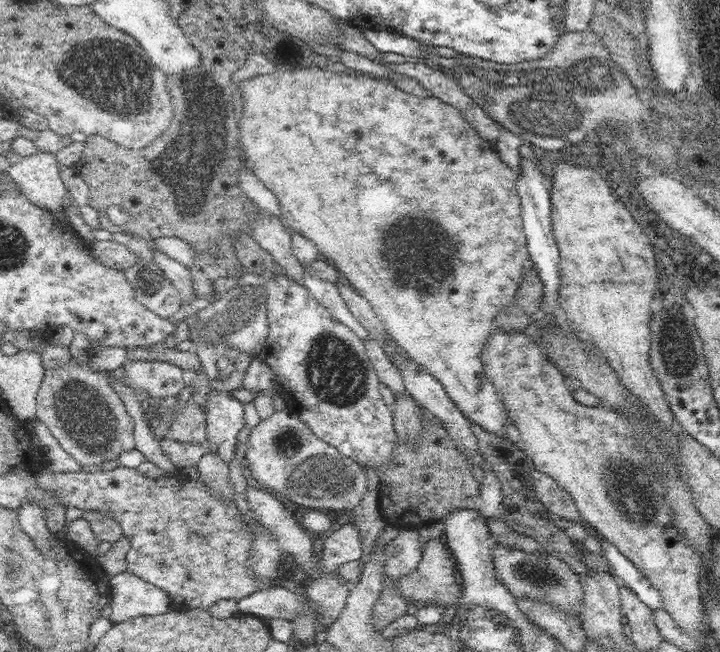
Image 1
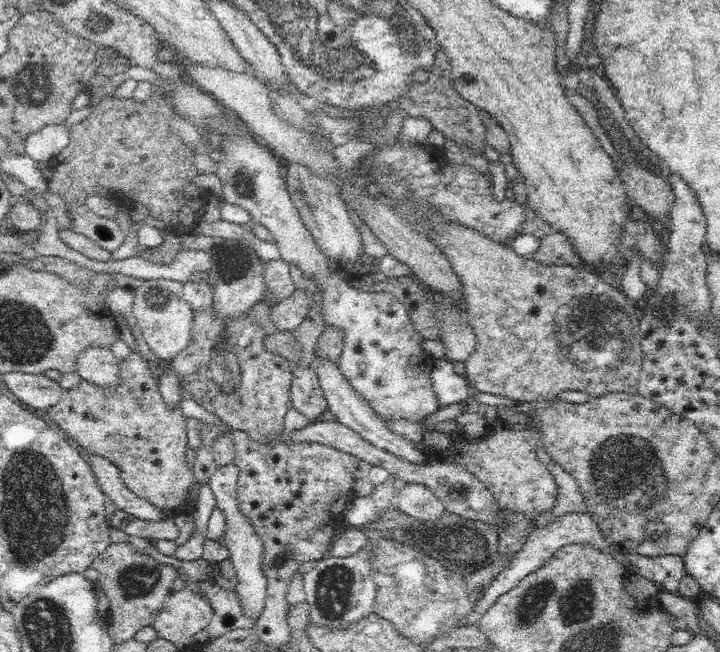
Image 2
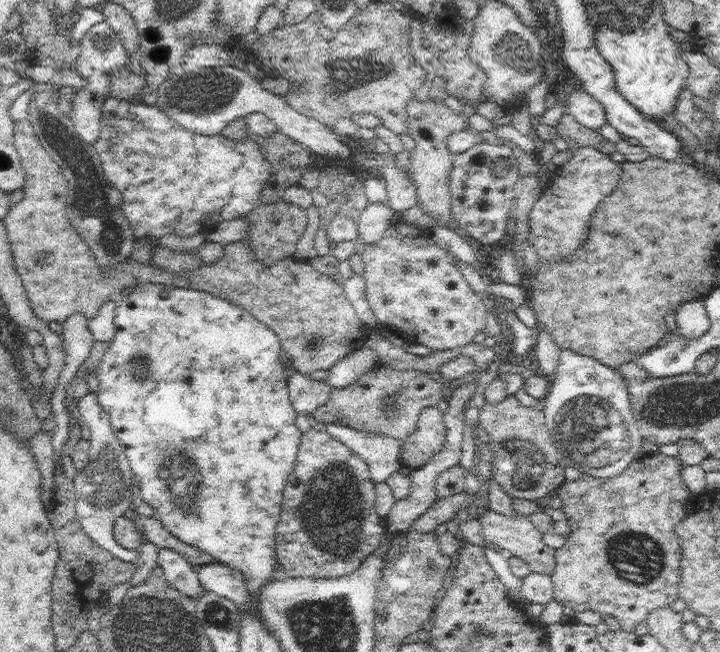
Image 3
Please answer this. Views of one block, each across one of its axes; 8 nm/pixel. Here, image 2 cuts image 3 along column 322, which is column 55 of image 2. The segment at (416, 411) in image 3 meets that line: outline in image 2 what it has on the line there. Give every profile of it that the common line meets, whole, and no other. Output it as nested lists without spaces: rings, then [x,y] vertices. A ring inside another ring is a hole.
[[[132,351],[124,362],[119,362],[120,381],[116,388],[101,388],[92,382],[81,380],[74,390],[66,390],[56,406],[48,409],[44,416],[55,425],[71,441],[92,455],[98,455],[111,461],[120,471],[120,479],[136,496],[158,507],[164,516],[182,513],[183,510],[194,508],[189,502],[197,500],[202,485],[194,479],[194,472],[186,463],[187,418],[180,406],[171,410],[161,396],[159,382],[154,378],[147,360],[140,352]]]

